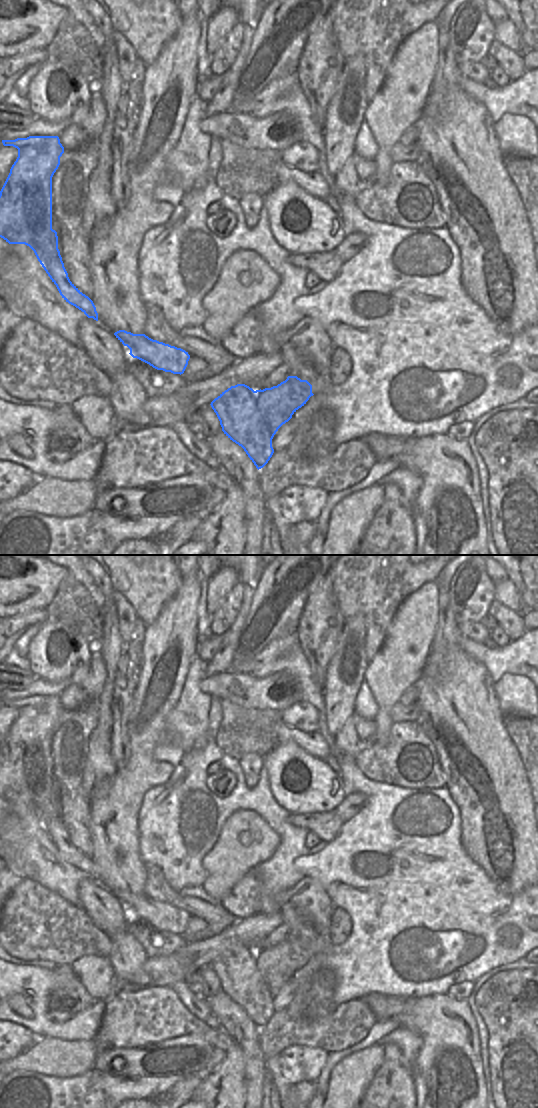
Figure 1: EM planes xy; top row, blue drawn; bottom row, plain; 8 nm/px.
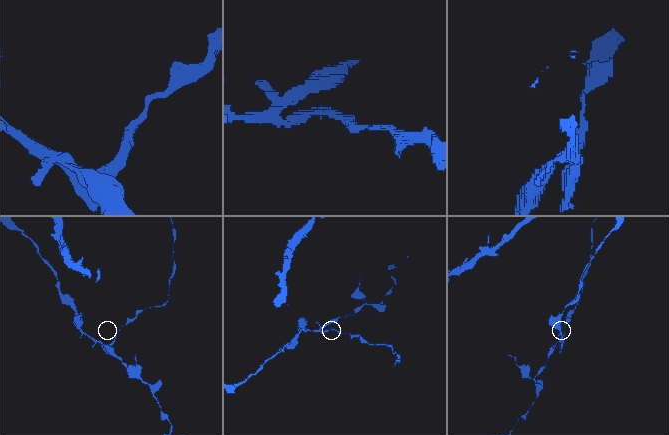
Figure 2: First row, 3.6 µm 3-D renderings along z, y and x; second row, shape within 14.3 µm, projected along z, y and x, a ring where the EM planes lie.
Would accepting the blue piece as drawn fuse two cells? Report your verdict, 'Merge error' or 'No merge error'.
Merge error

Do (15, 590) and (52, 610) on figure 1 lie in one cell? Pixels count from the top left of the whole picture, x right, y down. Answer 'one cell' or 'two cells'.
two cells

